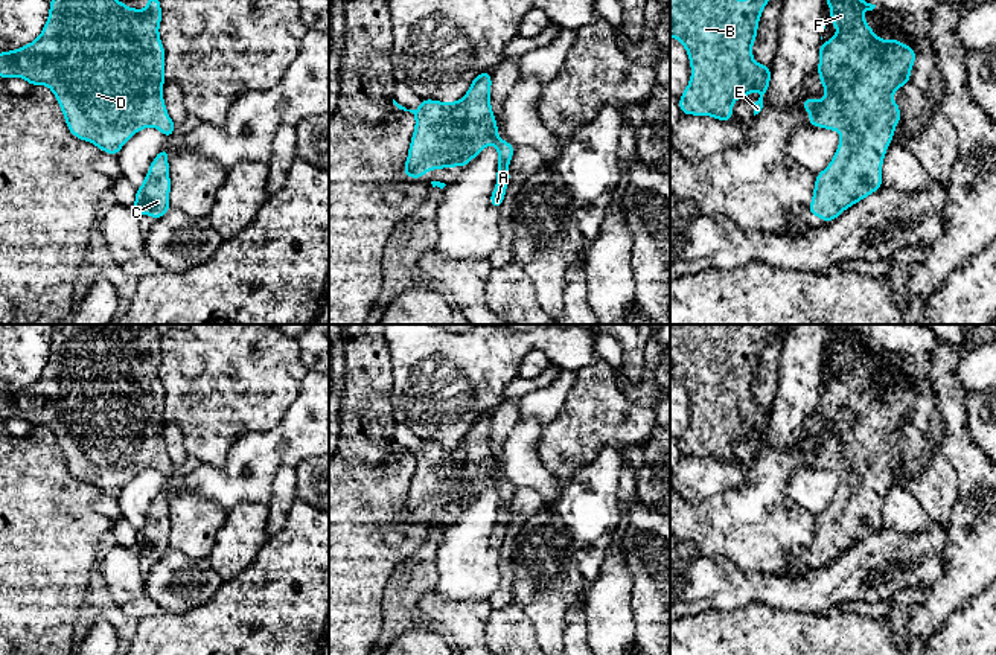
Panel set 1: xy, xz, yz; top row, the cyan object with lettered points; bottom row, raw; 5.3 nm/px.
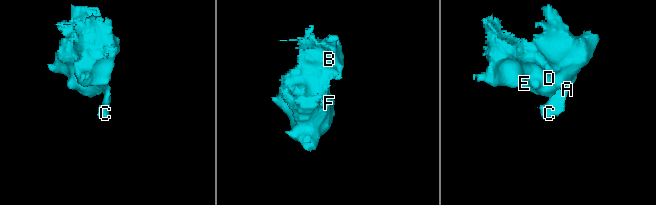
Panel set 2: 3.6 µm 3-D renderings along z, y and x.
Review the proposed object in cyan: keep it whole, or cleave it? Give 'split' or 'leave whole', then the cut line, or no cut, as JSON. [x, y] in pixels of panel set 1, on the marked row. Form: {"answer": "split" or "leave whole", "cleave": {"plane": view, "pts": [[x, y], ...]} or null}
{"answer": "leave whole", "cleave": null}

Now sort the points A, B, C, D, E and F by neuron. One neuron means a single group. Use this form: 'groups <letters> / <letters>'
groups A B C D E F

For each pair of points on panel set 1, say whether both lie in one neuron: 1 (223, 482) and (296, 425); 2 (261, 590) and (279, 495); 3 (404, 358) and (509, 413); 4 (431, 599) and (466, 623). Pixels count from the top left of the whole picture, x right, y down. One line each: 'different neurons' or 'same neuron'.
1: same neuron
2: different neurons
3: different neurons
4: same neuron

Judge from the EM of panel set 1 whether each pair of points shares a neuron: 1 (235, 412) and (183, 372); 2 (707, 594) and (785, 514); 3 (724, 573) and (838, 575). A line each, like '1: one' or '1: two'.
1: one
2: two
3: one

